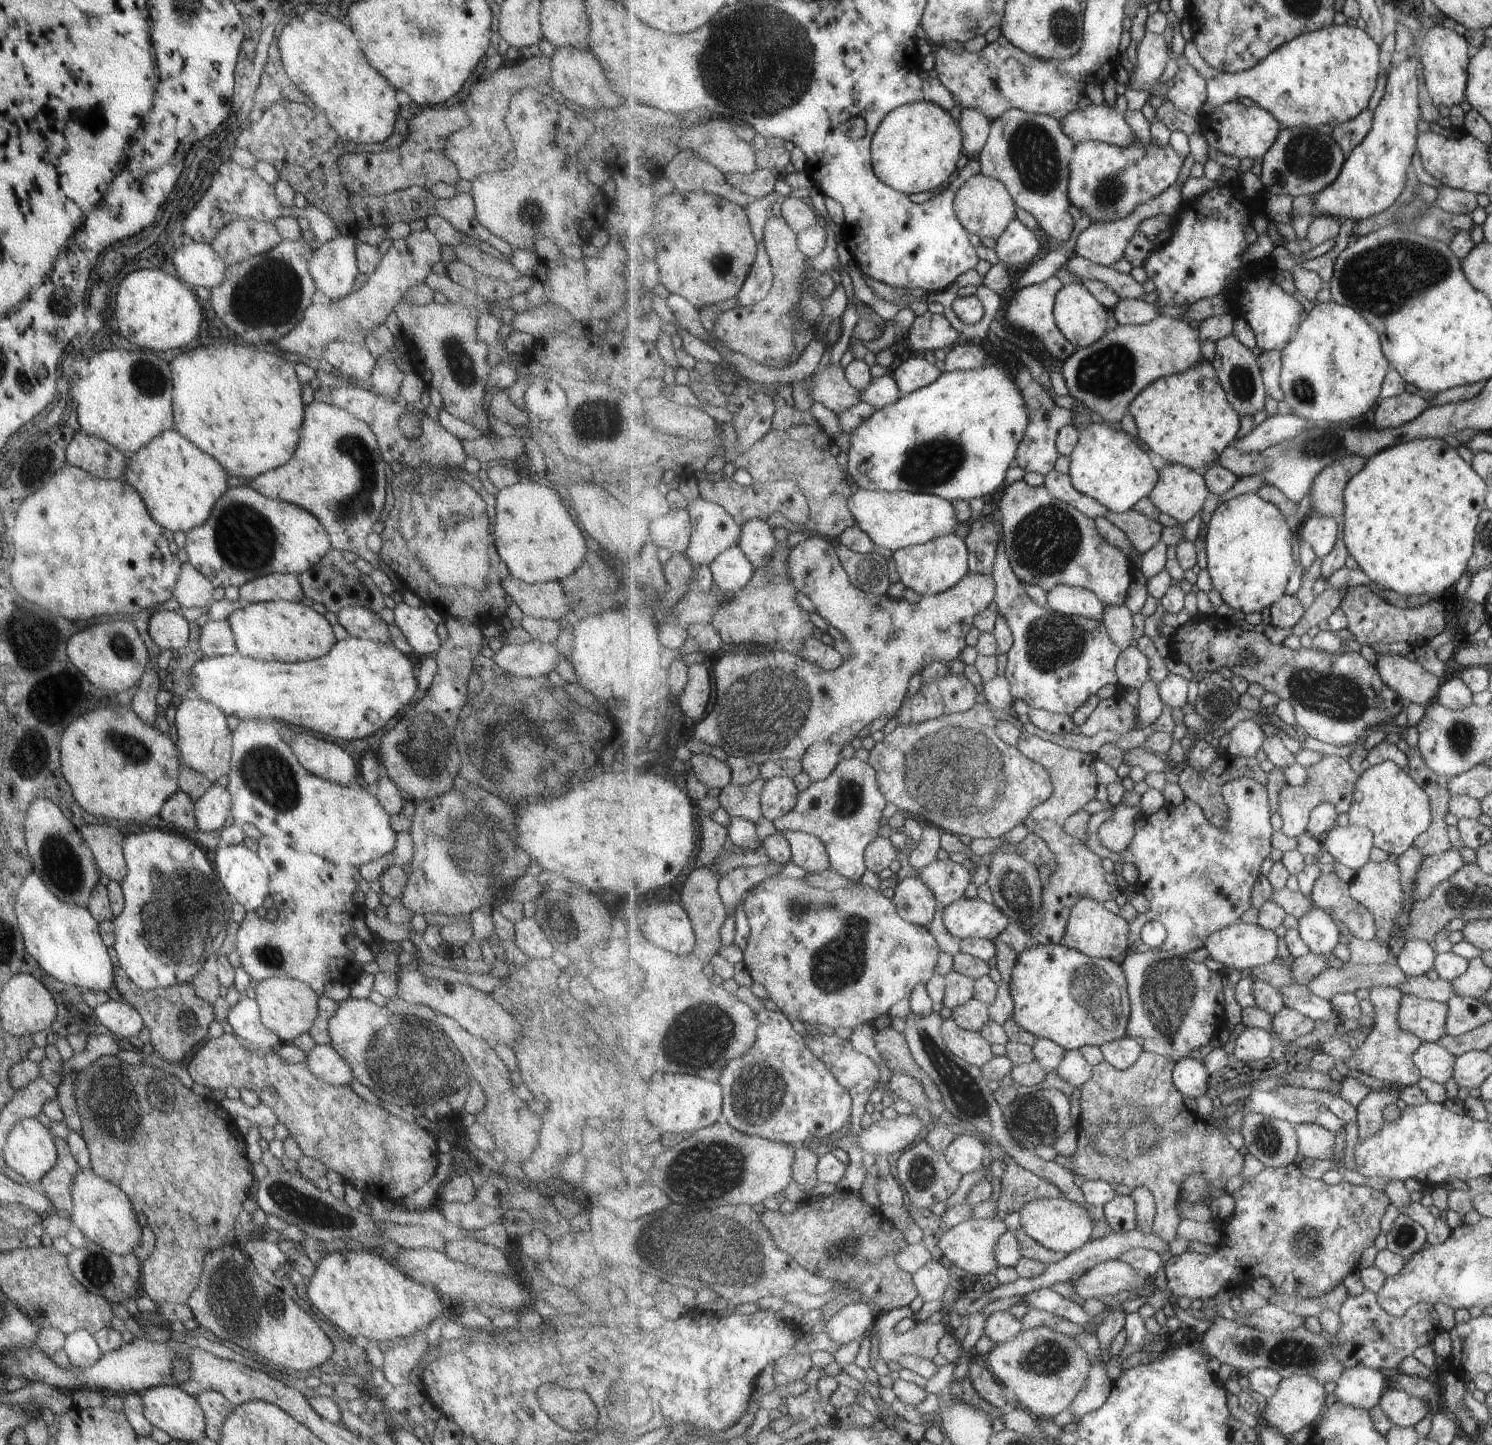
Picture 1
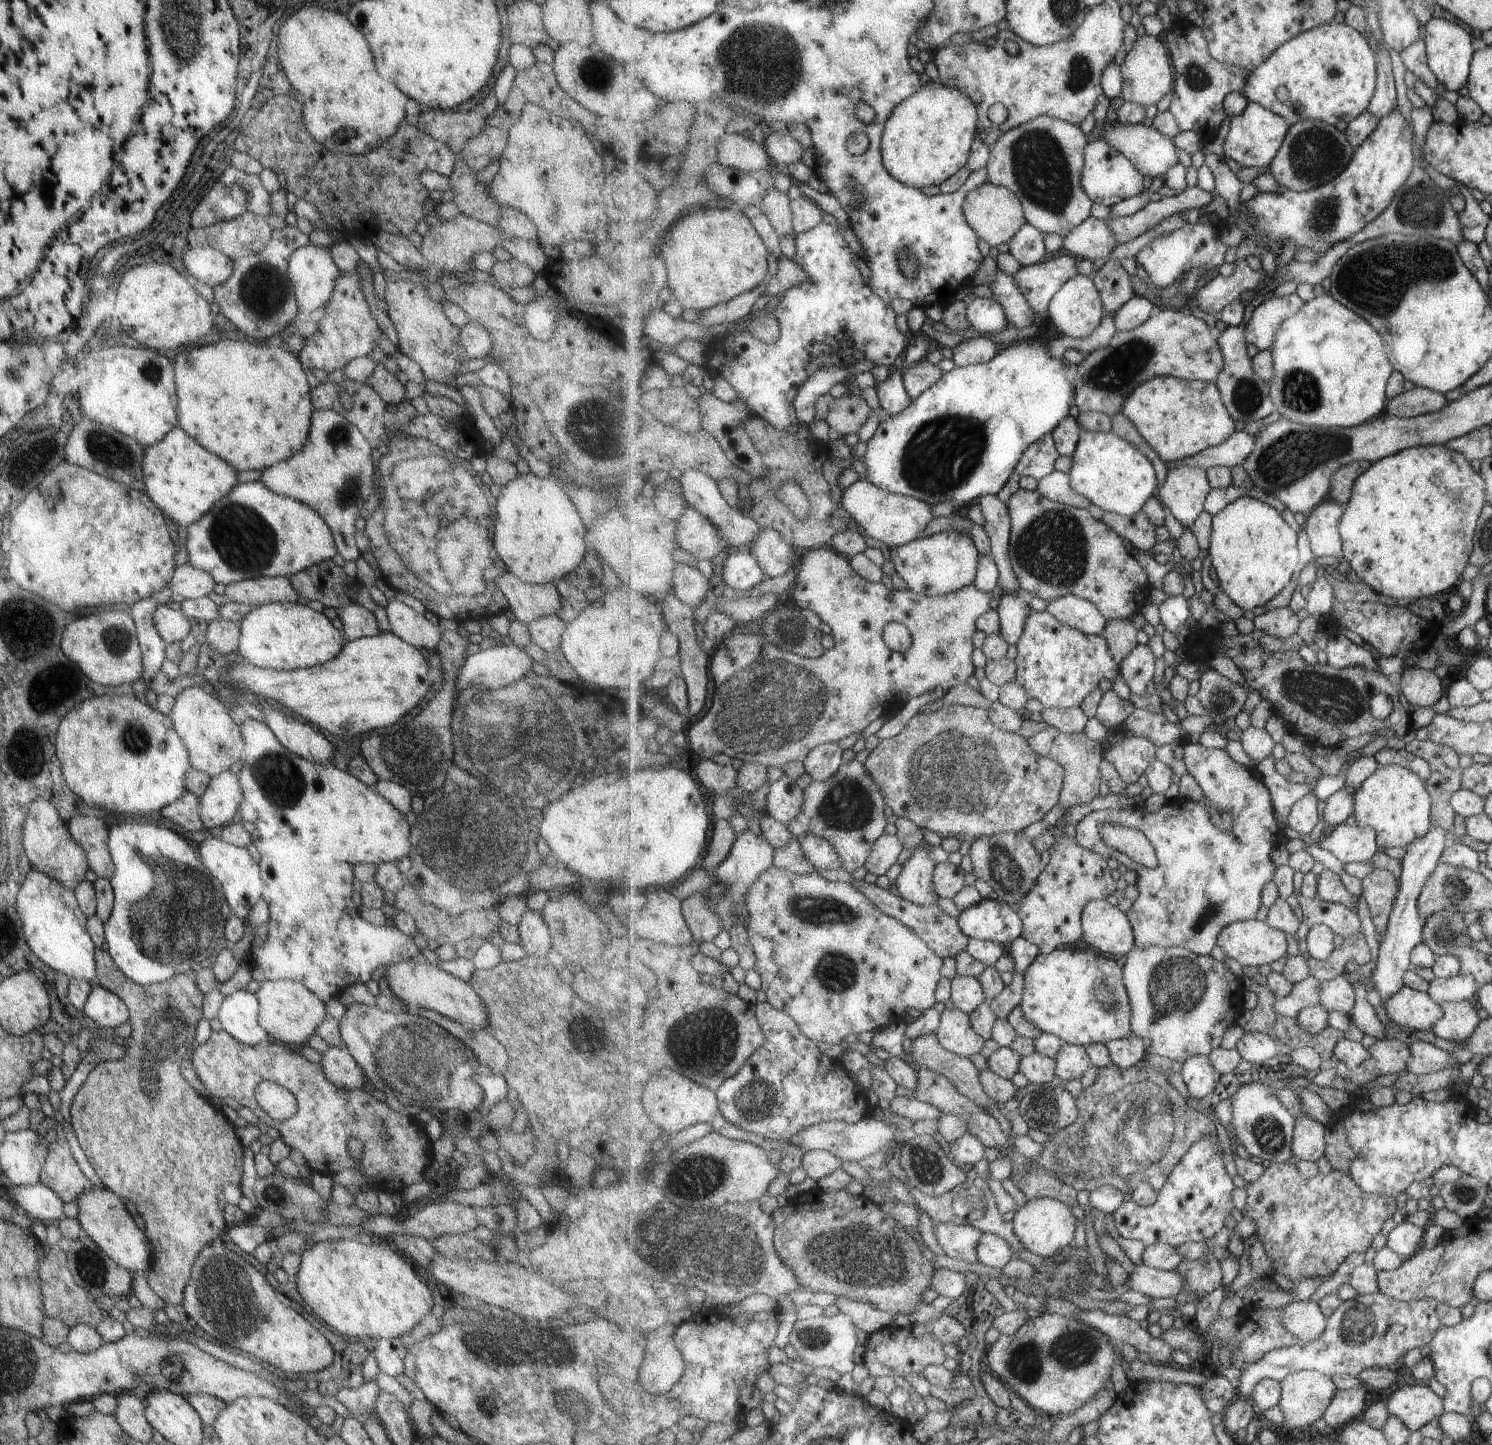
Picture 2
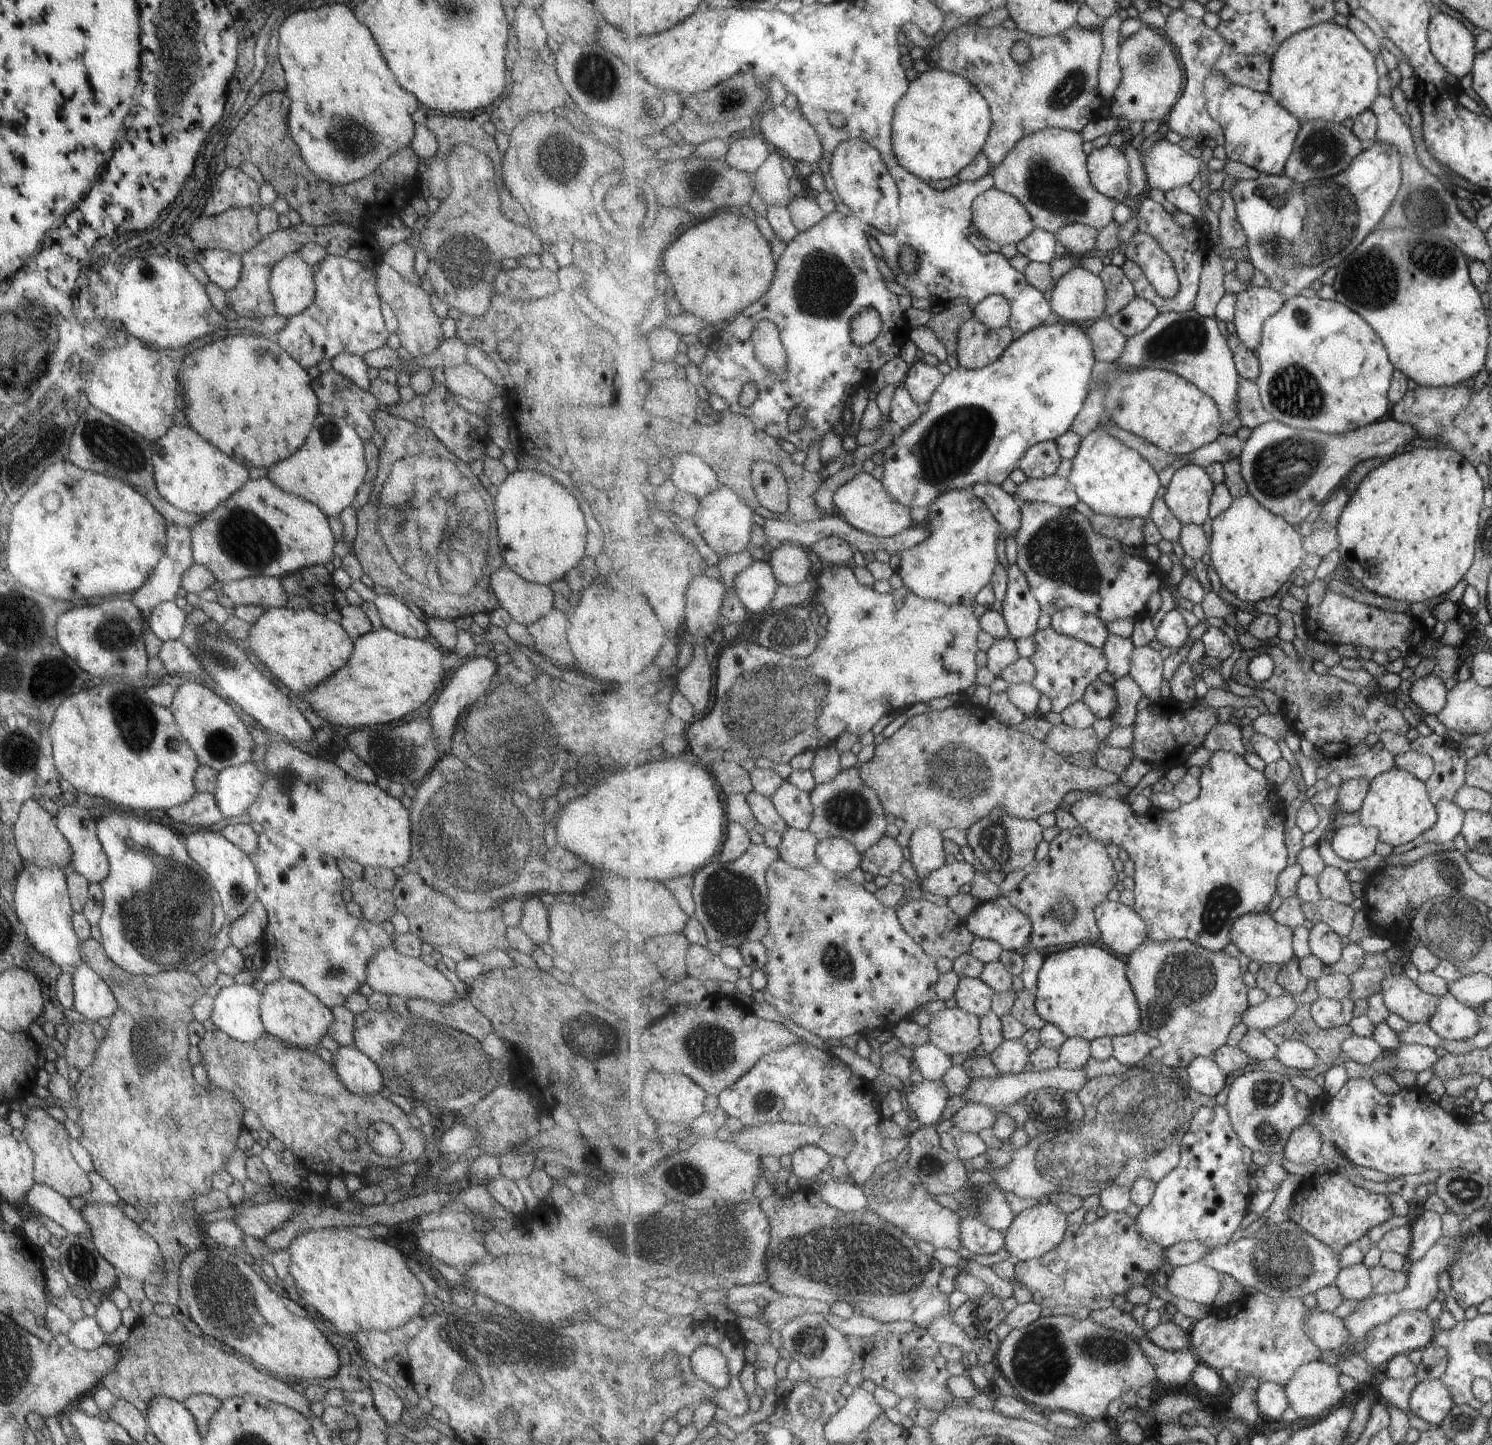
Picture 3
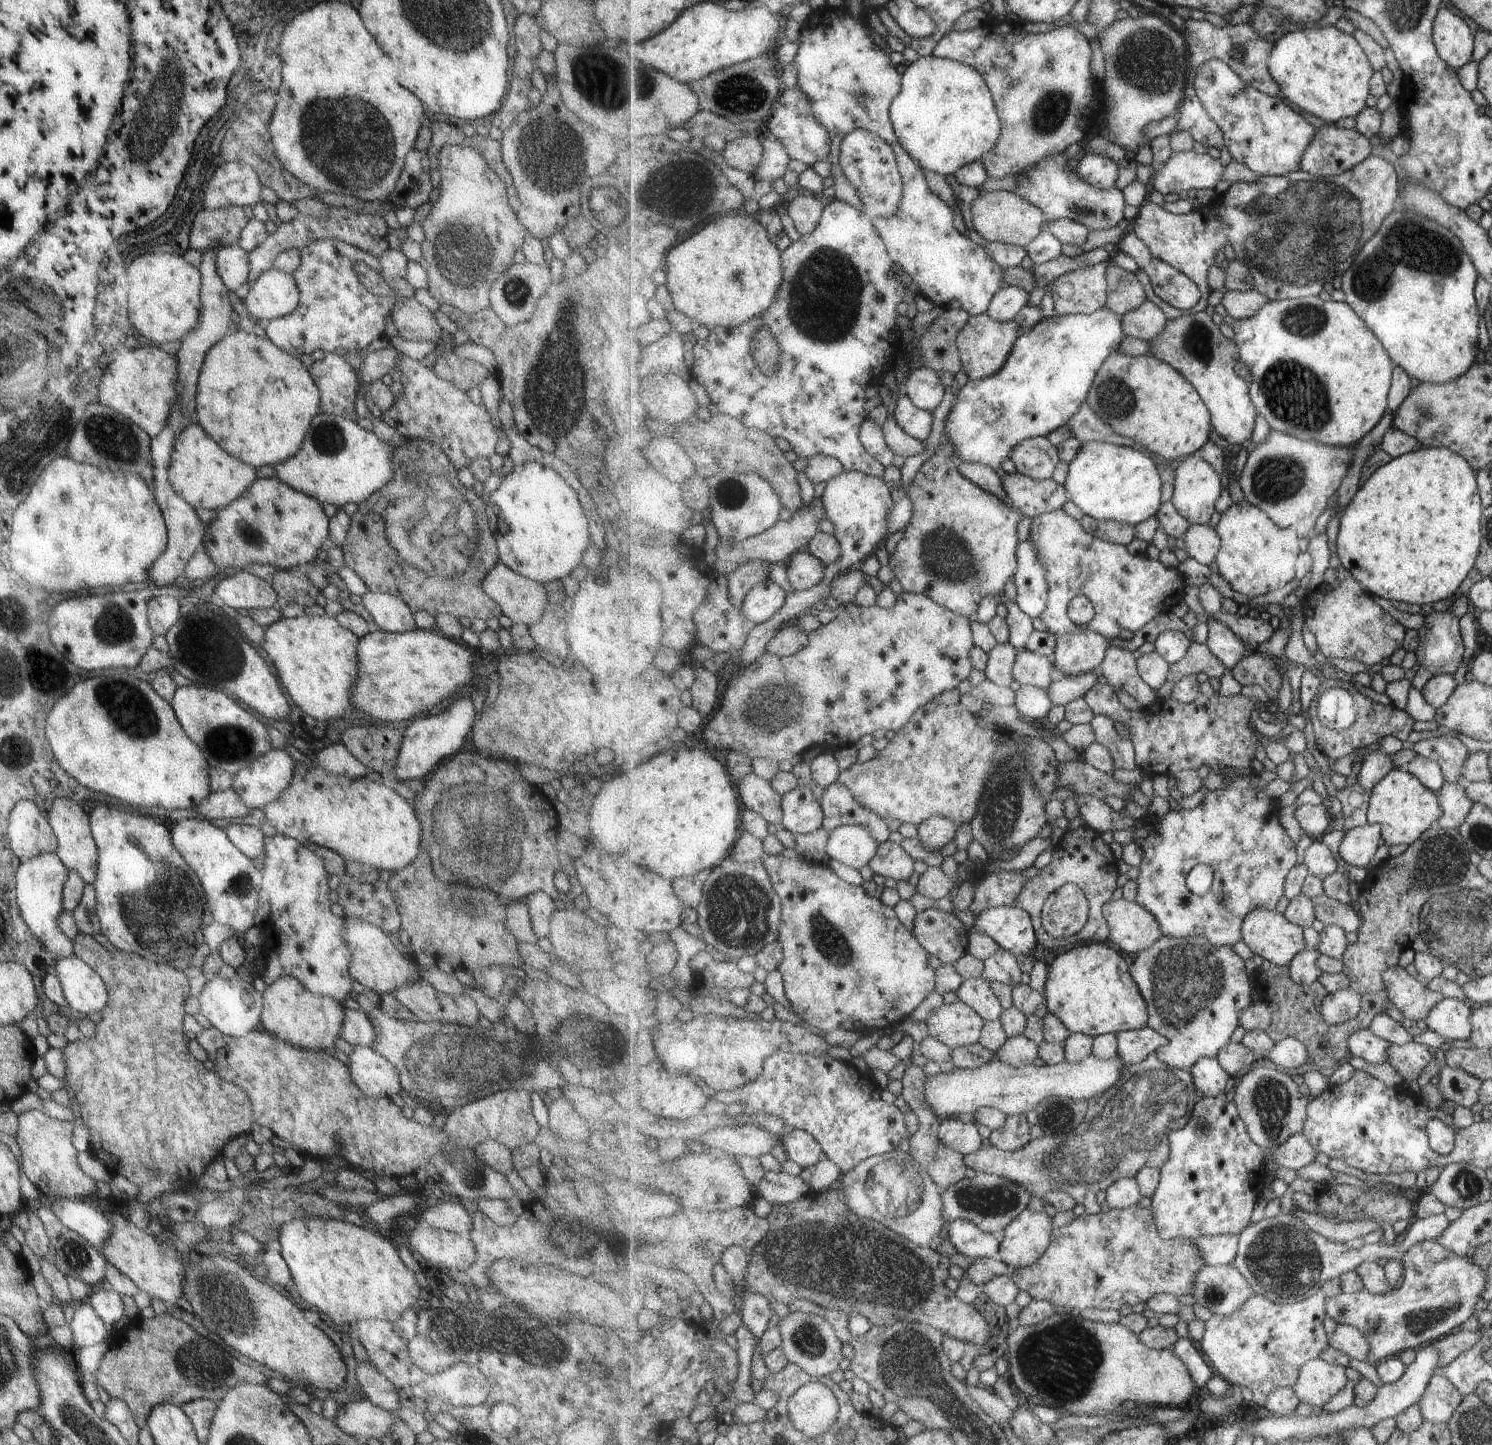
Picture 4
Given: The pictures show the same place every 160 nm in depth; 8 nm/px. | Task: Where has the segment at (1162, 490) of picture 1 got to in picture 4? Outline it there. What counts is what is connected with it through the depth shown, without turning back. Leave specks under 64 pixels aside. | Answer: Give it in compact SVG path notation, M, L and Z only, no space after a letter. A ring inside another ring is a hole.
M1193 455L1176 468L1172 502L1191 525L1205 525L1218 512L1216 504L1223 496L1223 488L1219 470L1209 461Z

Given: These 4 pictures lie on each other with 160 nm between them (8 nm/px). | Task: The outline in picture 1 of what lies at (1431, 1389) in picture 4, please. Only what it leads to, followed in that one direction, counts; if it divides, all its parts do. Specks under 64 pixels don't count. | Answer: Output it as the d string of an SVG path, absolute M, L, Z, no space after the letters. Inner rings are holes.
M1389 1386L1382 1394L1379 1406L1400 1427L1413 1427L1425 1416L1433 1418L1430 1405L1422 1398L1411 1396L1402 1388Z

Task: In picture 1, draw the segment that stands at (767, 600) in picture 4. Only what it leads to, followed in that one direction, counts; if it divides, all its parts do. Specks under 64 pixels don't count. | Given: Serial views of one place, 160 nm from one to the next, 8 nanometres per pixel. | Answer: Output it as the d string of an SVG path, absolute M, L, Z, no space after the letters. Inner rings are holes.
M739 545L724 550L712 560L709 567L714 588L725 594L734 593L743 588L756 571L754 564Z

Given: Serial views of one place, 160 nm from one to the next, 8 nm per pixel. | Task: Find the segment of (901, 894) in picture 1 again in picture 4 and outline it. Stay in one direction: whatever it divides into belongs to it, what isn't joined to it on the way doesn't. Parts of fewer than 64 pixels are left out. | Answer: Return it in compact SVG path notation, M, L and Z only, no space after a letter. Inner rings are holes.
M931 816L930 820L917 826L918 838L931 854L941 853L943 846L955 840L958 827L959 824L947 816Z

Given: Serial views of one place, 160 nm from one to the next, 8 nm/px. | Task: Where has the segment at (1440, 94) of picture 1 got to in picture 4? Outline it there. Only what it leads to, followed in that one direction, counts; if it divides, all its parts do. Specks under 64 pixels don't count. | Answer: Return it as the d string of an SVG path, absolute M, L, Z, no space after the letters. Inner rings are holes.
M1442 8L1435 18L1434 42L1443 61L1452 68L1463 68L1474 60L1473 30L1449 8Z

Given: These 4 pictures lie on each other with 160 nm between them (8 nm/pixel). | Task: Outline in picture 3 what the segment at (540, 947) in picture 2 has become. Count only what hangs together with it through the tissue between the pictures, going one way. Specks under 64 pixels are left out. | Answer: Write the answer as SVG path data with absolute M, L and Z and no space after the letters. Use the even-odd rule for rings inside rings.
M532 895L523 899L518 928L537 947L548 940L547 916L548 906L541 902L539 896Z

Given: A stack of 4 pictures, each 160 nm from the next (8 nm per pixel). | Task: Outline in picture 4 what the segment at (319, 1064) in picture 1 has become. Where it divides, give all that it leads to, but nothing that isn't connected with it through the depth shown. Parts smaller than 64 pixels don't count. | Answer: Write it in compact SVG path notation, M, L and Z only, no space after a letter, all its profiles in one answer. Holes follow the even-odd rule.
M353 1047L349 1052L351 1082L368 1097L385 1097L401 1093L398 1072L371 1047Z

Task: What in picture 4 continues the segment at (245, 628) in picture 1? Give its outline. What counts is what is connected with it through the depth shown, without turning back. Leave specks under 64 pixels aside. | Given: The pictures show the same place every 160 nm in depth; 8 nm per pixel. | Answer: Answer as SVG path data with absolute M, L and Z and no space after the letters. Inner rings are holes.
M295 616L295 618L279 618L276 622L265 627L261 650L271 660L279 686L283 686L289 700L299 707L302 712L311 716L313 720L327 722L330 719L340 718L353 709L351 694L357 680L357 644L355 634L336 624L334 618L323 616Z

